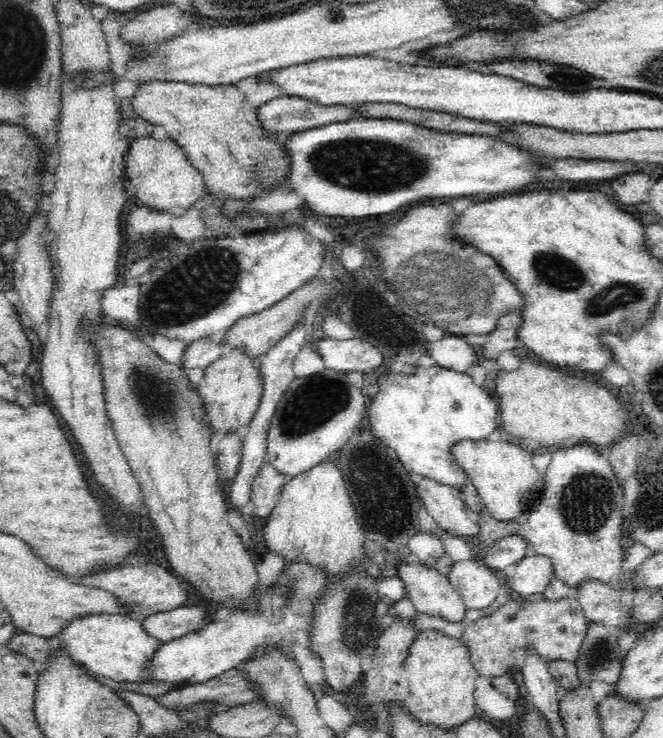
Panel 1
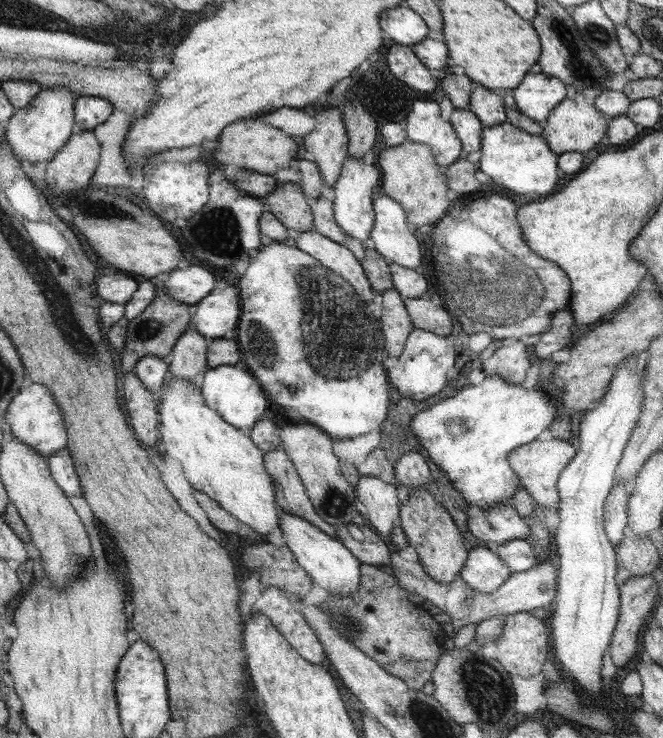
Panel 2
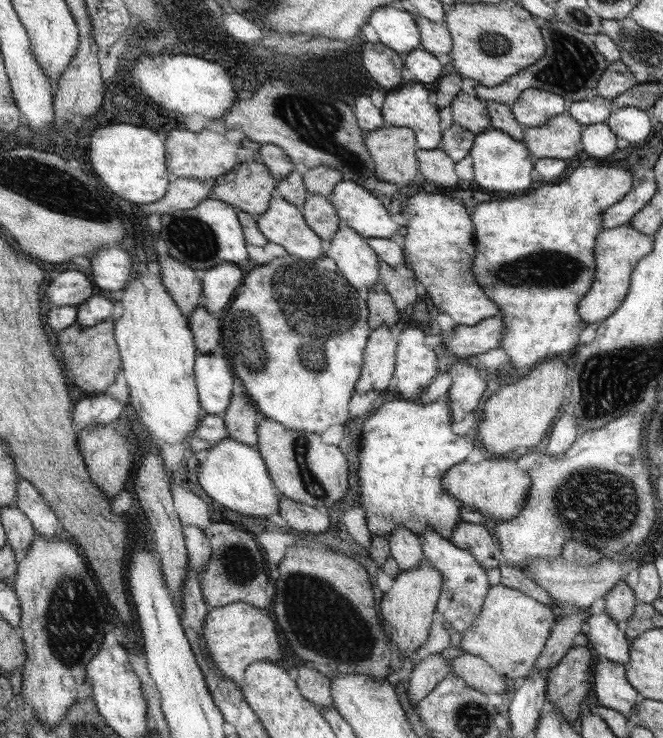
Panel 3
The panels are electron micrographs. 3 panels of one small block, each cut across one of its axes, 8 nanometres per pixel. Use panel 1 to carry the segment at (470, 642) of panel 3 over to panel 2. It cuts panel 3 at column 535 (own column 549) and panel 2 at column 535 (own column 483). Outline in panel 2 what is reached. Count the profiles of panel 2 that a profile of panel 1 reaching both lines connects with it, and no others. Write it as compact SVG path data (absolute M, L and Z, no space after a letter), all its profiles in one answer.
M518 612L506 617L502 635L495 640L498 646L496 660L508 671L510 676L516 674L522 678L532 678L542 673L542 667L548 660L550 651L546 627L548 627L546 621L539 620L528 612Z

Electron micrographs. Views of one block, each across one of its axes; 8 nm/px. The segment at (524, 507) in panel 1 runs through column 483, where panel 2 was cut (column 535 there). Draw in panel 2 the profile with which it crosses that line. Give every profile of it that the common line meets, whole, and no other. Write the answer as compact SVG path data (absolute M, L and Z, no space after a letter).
M564 439L533 440L530 444L523 444L516 451L510 452L509 463L518 473L522 488L532 495L538 503L537 507L554 509L561 502L560 489L557 487L561 473L569 466L571 460L577 455L577 450L572 447L572 442Z

